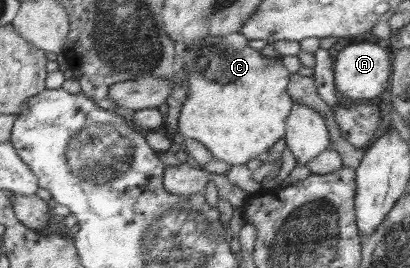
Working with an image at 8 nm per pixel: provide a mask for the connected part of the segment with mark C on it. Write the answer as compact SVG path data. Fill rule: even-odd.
M239 32L201 39L196 45L185 44L186 53L180 57L183 67L189 73L190 95L180 110L178 132L174 136L199 141L212 157L231 166L245 165L249 159L260 157L283 137L285 119L293 103L287 93L289 74L286 68L280 61L262 56L254 47L248 47L247 41L247 37Z

